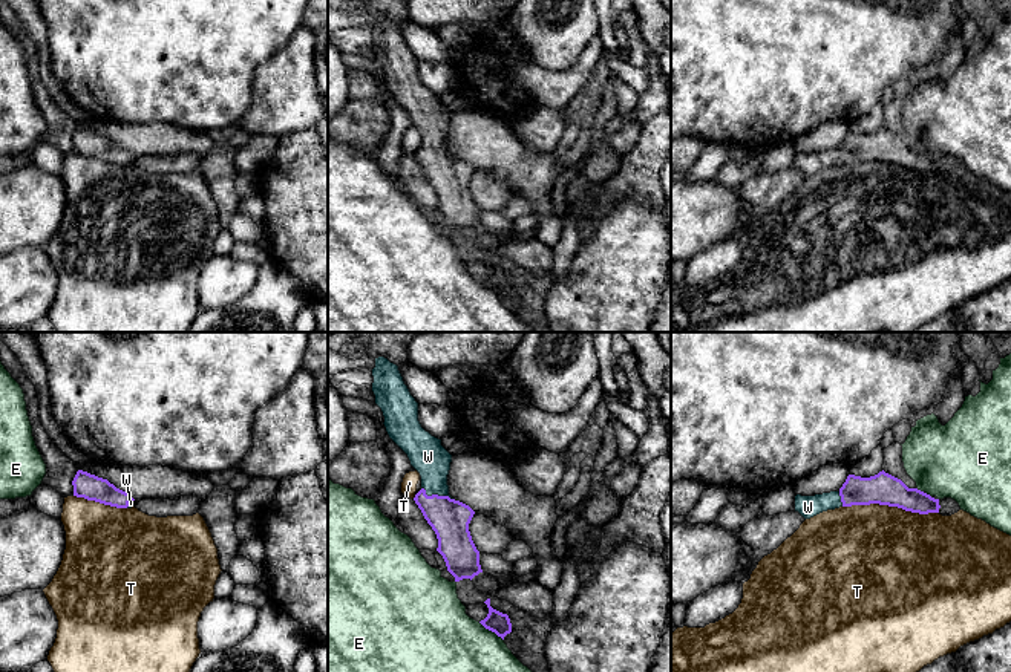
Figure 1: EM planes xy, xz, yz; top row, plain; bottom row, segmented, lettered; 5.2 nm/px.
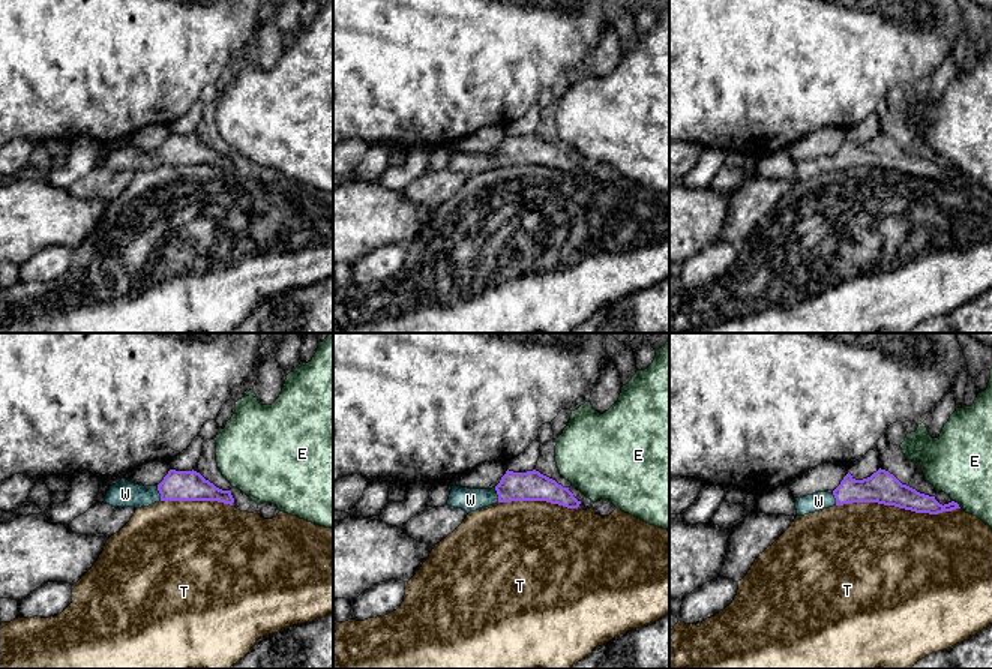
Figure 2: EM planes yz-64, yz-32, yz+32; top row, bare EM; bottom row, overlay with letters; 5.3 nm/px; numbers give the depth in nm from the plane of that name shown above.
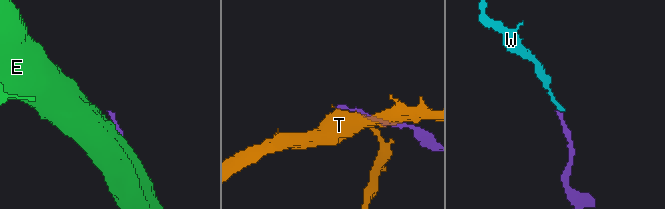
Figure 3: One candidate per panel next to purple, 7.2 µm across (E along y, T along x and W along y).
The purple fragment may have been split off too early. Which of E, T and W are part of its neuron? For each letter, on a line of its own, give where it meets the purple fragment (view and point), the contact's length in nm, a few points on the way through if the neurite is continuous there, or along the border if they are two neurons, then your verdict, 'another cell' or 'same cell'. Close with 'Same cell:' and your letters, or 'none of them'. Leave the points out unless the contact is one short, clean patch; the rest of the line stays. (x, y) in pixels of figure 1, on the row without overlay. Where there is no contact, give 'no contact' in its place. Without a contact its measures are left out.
E: meets purple in xz at (490, 287); contact 170 nm long; another cell
T: meets purple in yz at (890, 163); contact 500 nm long; another cell
W: meets purple in xz at (437, 152); contact 180 nm long; same cell
Same cell: W

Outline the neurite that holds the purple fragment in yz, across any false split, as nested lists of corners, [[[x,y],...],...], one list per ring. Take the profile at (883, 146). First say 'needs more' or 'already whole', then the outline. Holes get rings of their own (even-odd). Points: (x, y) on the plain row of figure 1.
needs more; [[[884,127],[870,135],[849,132],[838,148],[795,153],[795,168],[804,176],[839,164],[870,161],[898,164],[919,171],[939,170],[941,165],[939,156],[918,145],[908,145],[901,136]]]

